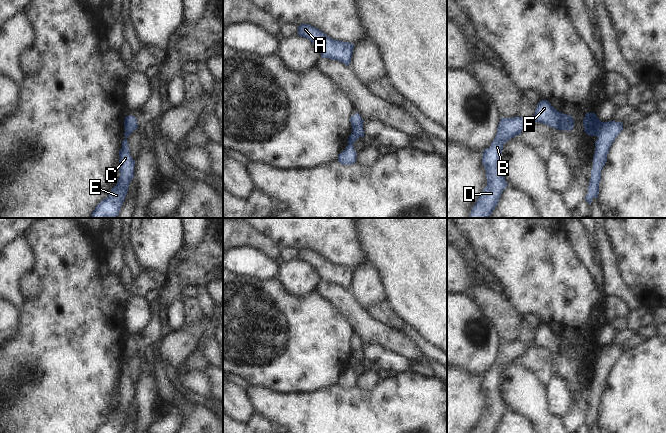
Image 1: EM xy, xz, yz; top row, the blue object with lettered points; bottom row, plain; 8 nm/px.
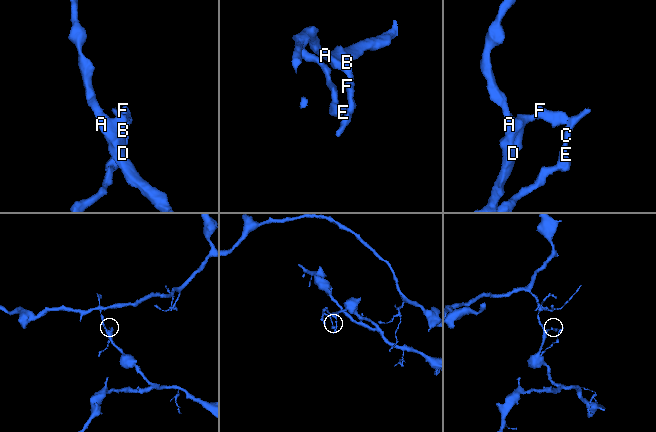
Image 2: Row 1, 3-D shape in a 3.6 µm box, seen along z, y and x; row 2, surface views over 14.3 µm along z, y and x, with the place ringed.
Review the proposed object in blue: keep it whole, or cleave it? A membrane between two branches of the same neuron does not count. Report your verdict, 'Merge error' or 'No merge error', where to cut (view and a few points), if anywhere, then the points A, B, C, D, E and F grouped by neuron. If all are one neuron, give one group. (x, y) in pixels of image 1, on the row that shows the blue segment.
Merge error. Split along yz (601, 122), (599, 128). Groups: A B D F / C E.

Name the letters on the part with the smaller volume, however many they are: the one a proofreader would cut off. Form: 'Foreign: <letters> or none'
Foreign: C, E

